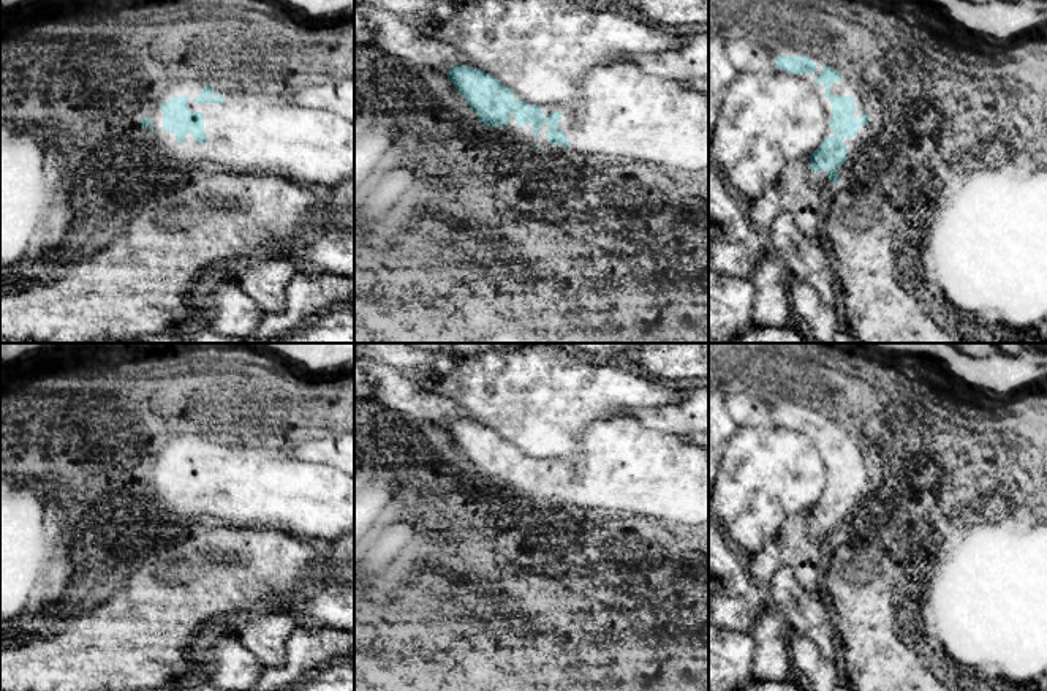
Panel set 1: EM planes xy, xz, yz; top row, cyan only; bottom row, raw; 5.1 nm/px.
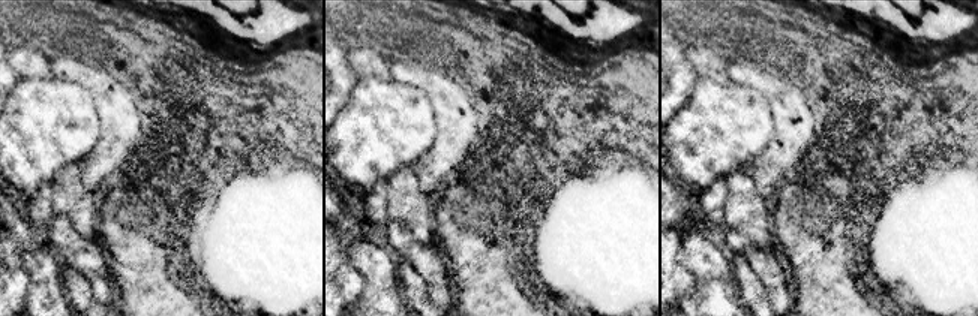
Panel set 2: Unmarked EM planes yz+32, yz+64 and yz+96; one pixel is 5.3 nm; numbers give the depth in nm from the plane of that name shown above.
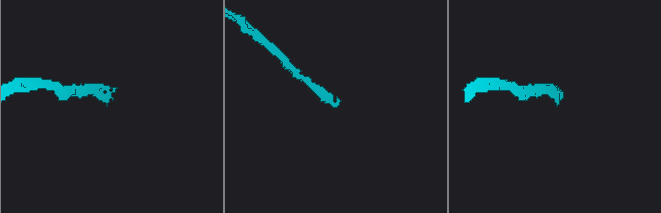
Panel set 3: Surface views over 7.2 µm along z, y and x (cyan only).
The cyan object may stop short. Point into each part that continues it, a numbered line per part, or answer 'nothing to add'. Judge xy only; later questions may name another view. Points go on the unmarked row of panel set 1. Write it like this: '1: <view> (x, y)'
1: xy (310, 502)

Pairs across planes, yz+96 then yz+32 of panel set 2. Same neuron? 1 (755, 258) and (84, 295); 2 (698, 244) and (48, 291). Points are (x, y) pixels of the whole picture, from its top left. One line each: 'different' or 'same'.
1: different
2: same

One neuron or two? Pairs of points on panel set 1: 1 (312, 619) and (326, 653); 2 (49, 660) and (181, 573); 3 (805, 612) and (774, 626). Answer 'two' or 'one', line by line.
1: two
2: one
3: two

